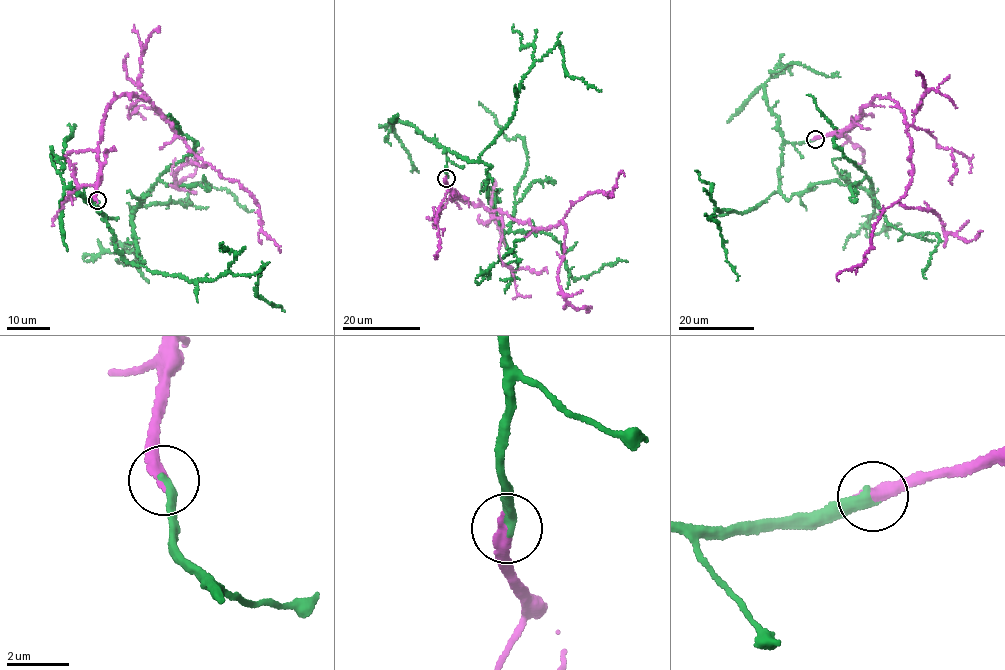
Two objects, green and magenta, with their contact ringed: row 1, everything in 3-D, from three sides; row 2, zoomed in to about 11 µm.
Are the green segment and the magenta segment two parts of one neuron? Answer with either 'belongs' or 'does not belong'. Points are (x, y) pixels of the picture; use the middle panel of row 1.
belongs

